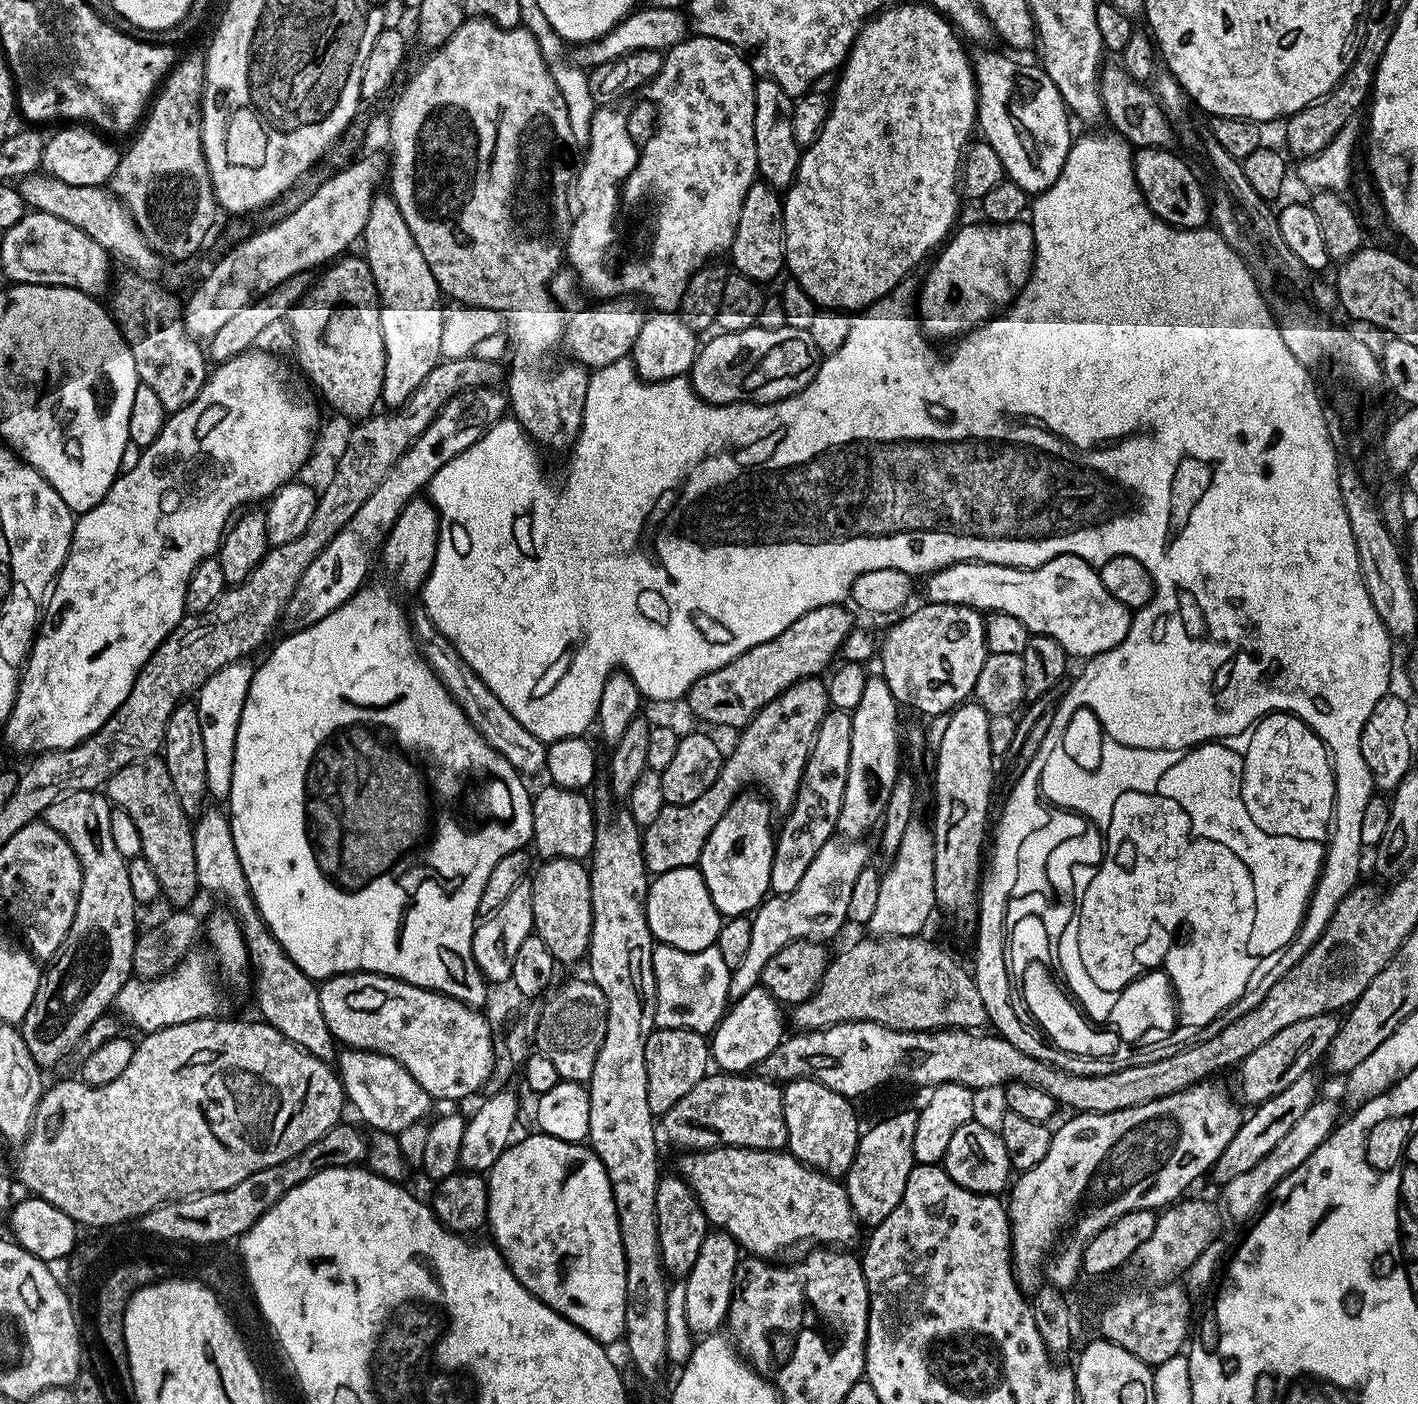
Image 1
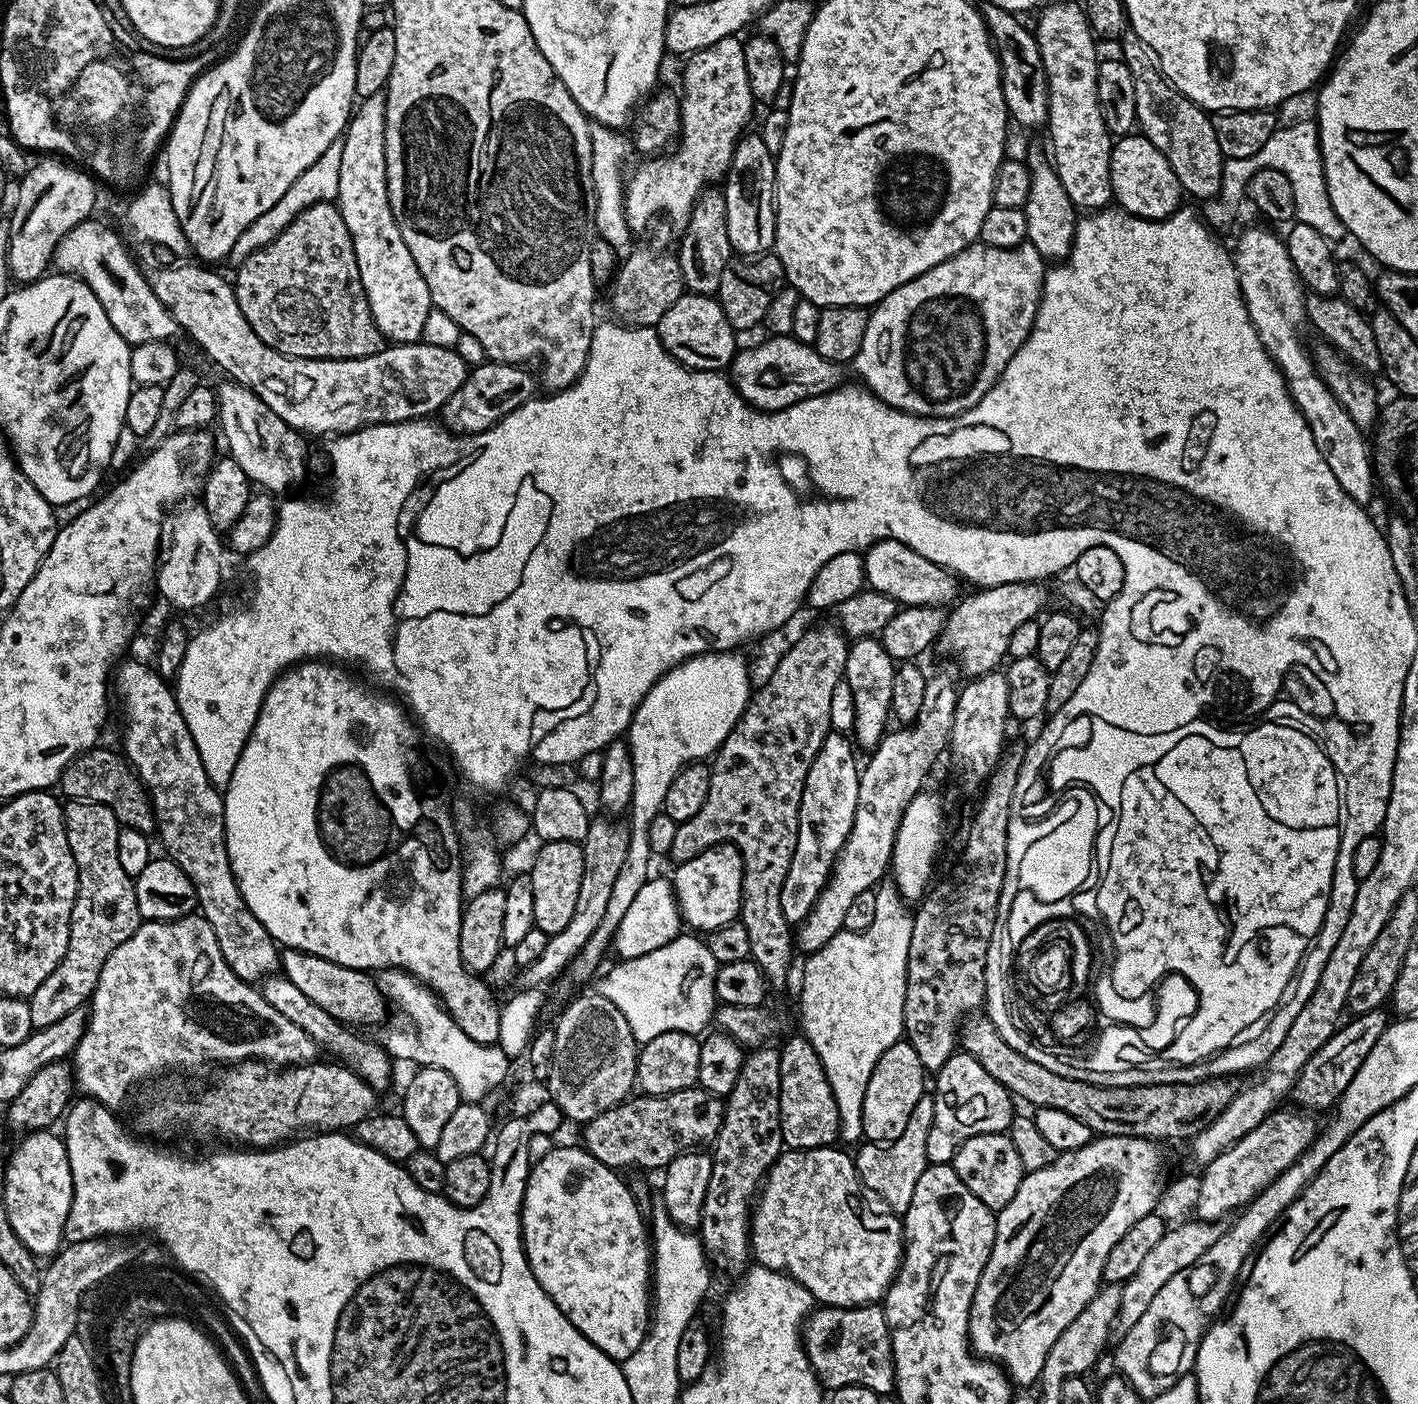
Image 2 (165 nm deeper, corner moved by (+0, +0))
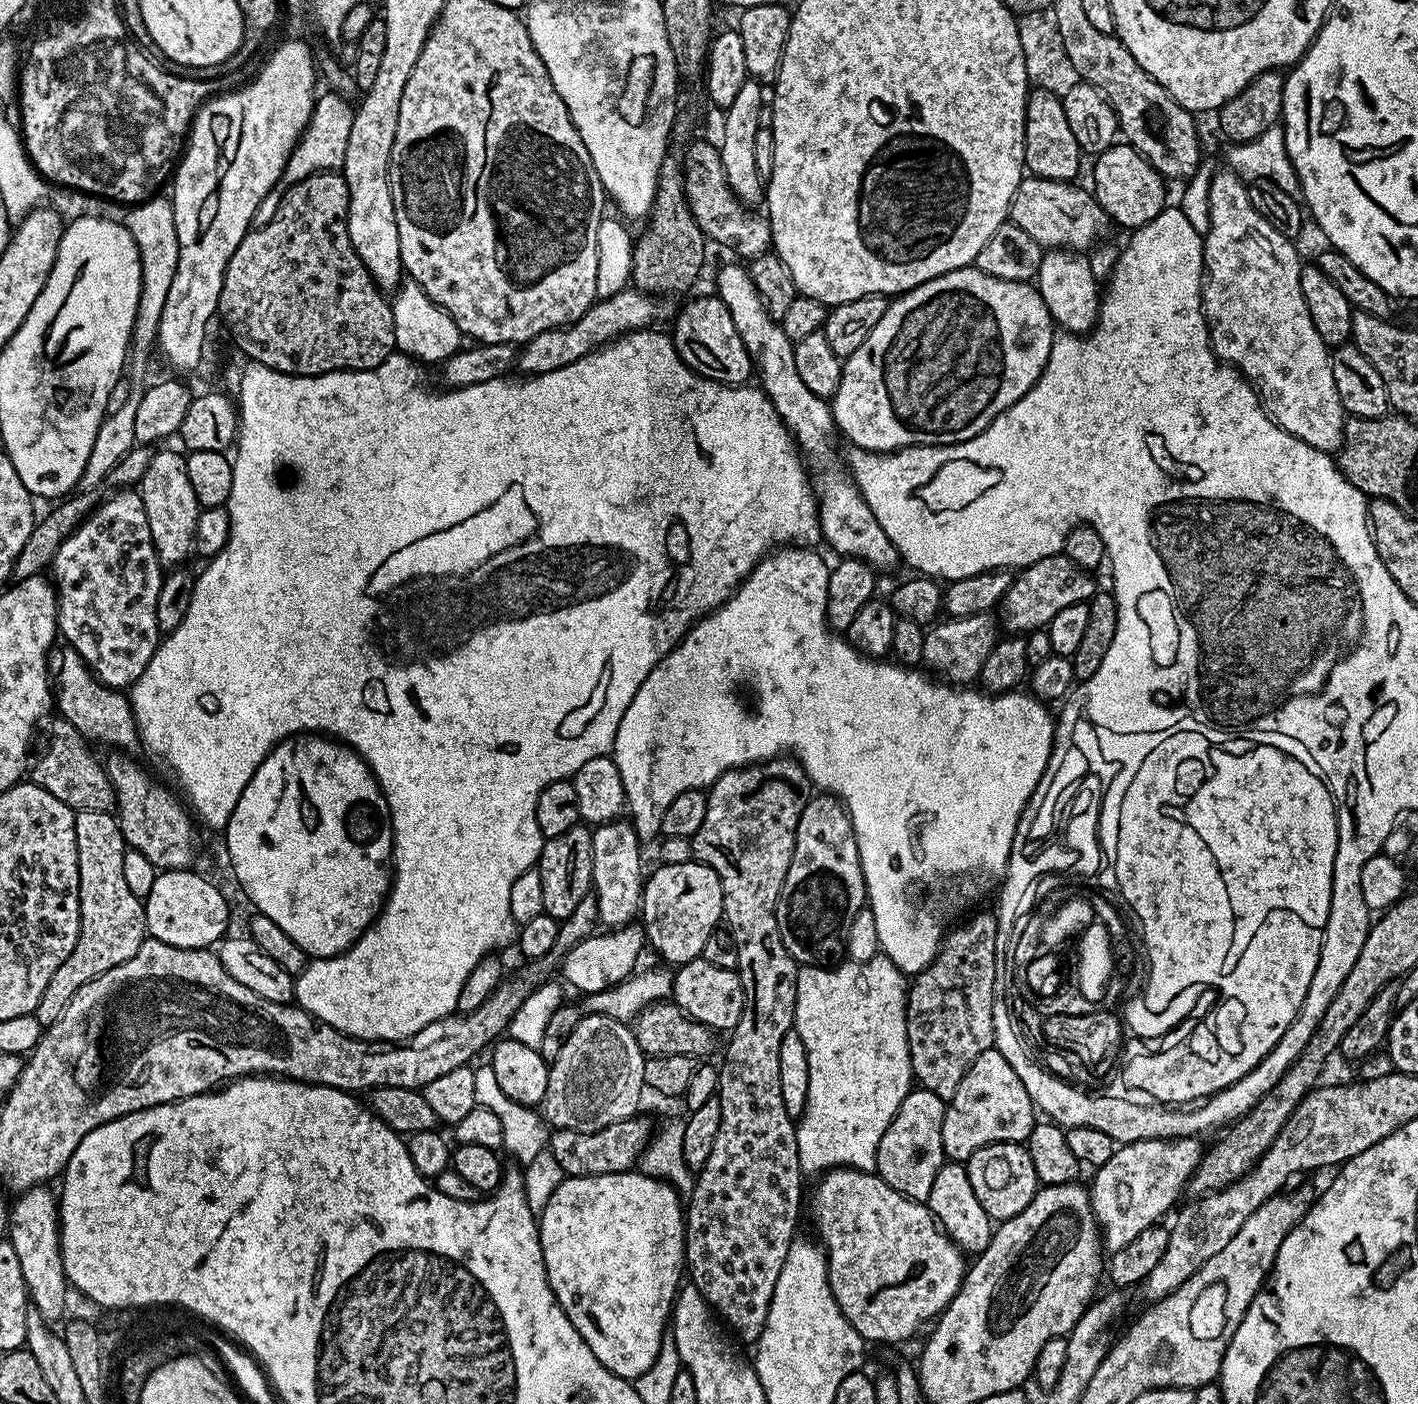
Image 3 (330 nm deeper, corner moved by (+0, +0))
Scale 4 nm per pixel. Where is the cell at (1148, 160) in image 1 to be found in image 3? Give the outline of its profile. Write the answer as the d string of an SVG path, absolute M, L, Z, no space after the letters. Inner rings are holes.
M1117 142L1105 152L1099 153L1095 157L1096 165L1092 168L1092 184L1096 201L1104 209L1104 215L1109 221L1121 224L1127 230L1135 230L1144 224L1151 222L1155 216L1164 211L1166 201L1164 201L1164 187L1166 181L1160 173L1156 172L1154 166L1150 164L1141 152L1135 152L1126 142Z

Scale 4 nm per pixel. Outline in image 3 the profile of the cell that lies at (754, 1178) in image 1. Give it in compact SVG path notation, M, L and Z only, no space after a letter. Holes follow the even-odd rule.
M830 1168L819 1177L816 1189L812 1192L812 1224L820 1235L819 1243L828 1261L828 1285L842 1310L842 1314L858 1330L858 1334L865 1342L877 1340L880 1344L896 1344L899 1340L908 1340L924 1323L935 1321L940 1313L947 1308L949 1302L956 1296L960 1283L964 1280L966 1260L959 1248L949 1240L942 1231L937 1219L928 1209L927 1203L919 1200L907 1200L902 1194L895 1192L885 1180L872 1172L862 1172L858 1168Z

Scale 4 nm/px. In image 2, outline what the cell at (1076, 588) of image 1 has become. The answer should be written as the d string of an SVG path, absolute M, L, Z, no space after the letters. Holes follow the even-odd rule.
M879 540L863 553L864 578L867 587L874 592L881 592L896 600L897 605L907 606L944 606L957 599L957 577L947 568L930 562L930 558L922 558L910 546L897 540Z

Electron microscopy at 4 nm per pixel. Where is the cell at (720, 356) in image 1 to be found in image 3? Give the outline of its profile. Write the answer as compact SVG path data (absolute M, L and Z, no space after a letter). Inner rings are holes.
M975 266L950 270L930 282L922 282L908 292L899 293L889 303L886 314L882 314L882 322L878 322L878 326L874 326L874 330L870 330L866 342L862 342L862 346L858 346L858 350L854 350L854 354L850 354L843 361L840 385L835 396L830 400L836 427L842 433L843 439L845 436L849 440L852 448L863 448L866 452L891 454L898 448L910 448L914 444L966 442L970 438L982 434L982 430L986 430L986 426L990 426L990 422L994 422L994 418L998 418L998 414L1002 414L1010 406L1014 406L1014 402L1021 400L1036 385L1050 358L1054 339L1052 328L1054 329L1054 321L1046 310L1046 302L1042 302L1039 288L1031 283L994 278Z

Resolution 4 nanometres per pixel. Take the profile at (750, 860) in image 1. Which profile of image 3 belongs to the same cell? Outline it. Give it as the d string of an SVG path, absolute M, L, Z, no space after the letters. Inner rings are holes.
M693 859L684 864L660 864L657 872L644 882L642 897L642 927L647 943L660 952L672 966L697 959L710 938L712 929L724 915L724 891L720 875L710 866Z

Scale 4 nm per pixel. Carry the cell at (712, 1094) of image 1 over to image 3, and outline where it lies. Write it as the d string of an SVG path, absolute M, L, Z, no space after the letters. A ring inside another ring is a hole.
M637 1114L593 1132L555 1129L548 1137L547 1149L561 1166L565 1177L601 1176L635 1169L653 1135L651 1122L643 1114Z

